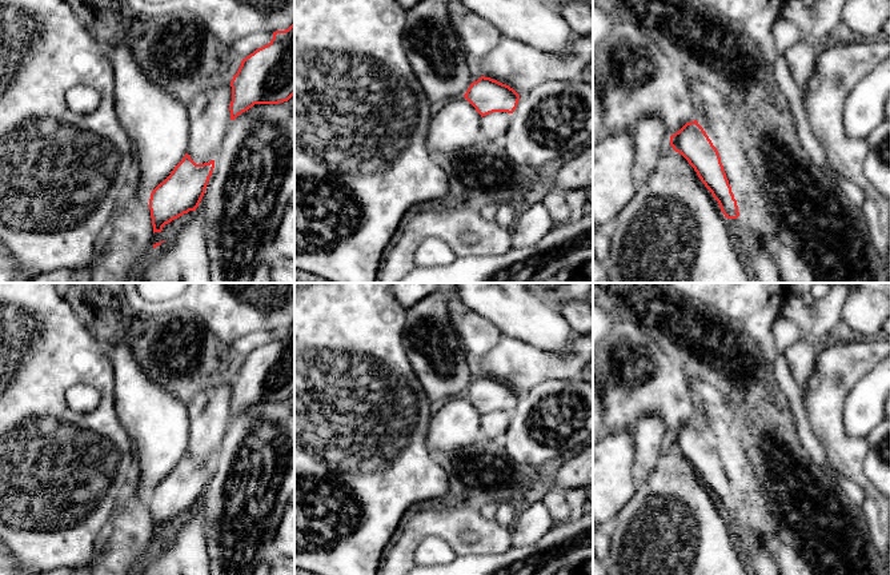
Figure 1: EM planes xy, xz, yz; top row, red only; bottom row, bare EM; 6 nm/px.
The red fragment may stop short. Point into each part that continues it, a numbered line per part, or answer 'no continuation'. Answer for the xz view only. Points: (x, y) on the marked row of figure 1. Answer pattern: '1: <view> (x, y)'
1: xz (494, 126)

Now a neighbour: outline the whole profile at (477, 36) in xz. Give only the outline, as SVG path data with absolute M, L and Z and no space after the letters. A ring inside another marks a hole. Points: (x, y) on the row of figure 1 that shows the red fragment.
M462 9L457 11L453 28L462 51L470 60L490 52L502 37L500 31L488 20Z

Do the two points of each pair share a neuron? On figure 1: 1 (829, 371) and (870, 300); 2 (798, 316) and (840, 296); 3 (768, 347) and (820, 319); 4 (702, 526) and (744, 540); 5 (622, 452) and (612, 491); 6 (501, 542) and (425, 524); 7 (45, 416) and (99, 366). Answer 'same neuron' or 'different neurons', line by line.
1: different neurons
2: same neuron
3: different neurons
4: different neurons
5: same neuron
6: same neuron
7: same neuron

